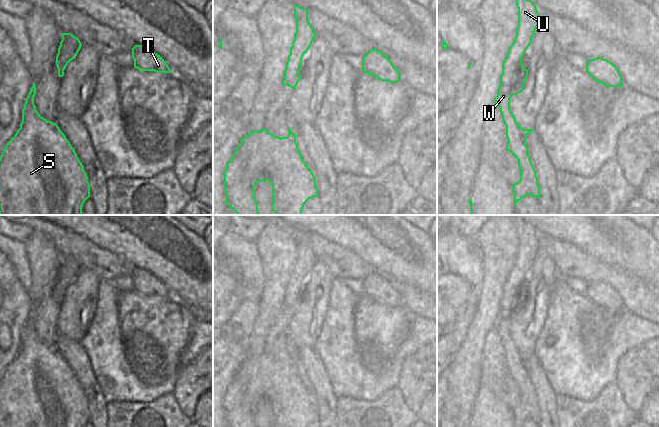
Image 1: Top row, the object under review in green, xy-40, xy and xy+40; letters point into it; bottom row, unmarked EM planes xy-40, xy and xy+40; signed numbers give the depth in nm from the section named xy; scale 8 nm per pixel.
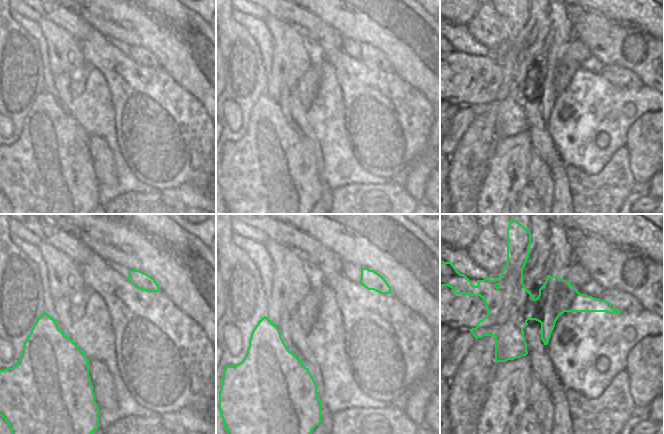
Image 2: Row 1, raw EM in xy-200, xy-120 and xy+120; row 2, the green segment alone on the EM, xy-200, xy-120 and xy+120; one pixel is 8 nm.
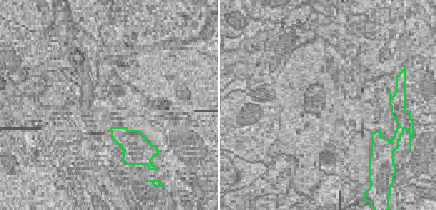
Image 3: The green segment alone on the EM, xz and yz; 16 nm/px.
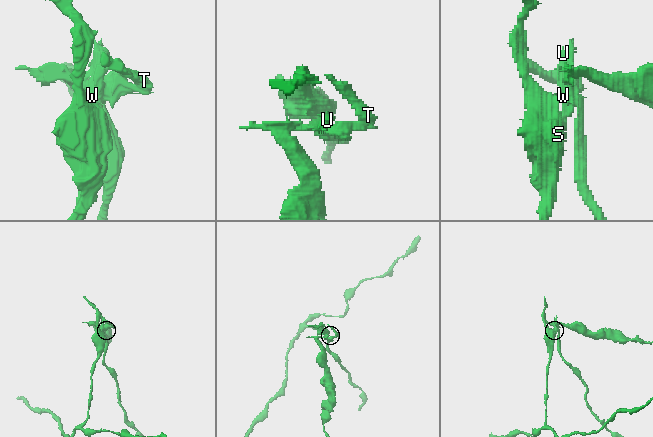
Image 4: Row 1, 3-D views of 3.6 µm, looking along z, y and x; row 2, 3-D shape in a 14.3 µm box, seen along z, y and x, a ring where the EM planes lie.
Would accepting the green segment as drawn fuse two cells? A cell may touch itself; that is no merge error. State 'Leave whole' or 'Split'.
Split.

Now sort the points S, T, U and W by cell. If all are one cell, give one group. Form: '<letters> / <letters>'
S / T U W

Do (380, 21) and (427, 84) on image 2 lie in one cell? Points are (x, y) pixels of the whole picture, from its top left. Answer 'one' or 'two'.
one

